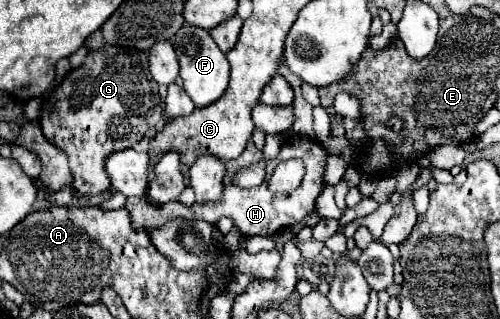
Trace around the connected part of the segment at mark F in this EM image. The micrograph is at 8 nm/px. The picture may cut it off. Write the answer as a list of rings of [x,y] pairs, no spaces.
[[[183,25],[171,39],[171,43],[179,57],[183,89],[191,97],[195,107],[207,107],[213,101],[217,101],[229,85],[229,61],[225,53],[217,47],[217,43],[211,39],[209,31],[195,25]]]

